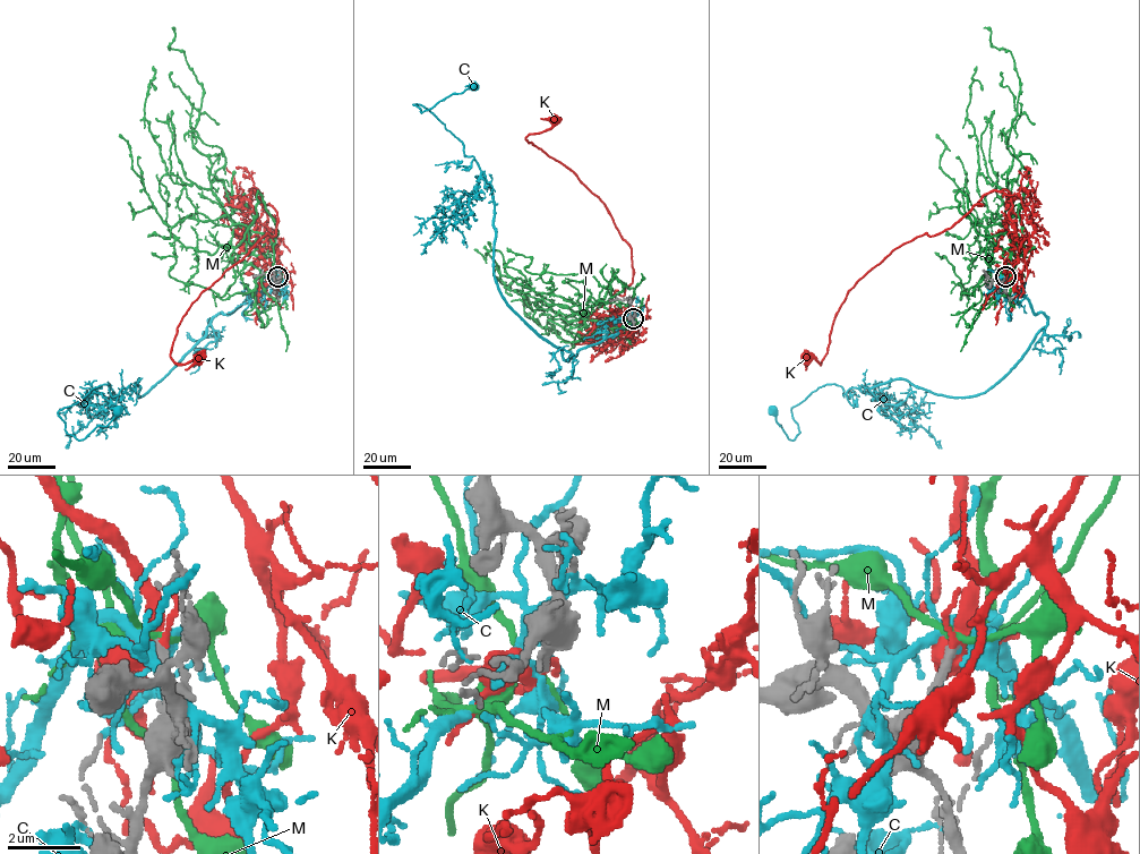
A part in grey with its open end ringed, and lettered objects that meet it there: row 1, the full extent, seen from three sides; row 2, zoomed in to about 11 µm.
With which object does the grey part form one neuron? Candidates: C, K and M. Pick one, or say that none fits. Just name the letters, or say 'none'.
K

